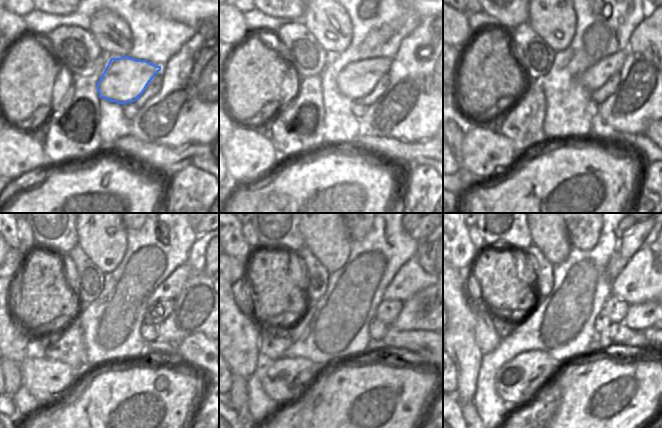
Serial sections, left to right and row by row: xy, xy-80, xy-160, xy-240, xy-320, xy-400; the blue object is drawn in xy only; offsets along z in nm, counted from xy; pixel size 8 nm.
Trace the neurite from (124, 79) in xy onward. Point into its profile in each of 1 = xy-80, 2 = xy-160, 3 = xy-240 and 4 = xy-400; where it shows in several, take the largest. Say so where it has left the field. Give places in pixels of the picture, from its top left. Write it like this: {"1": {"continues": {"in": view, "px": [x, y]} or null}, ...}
{"1": {"continues": {"in": "xy-80", "px": [357, 79]}}, "2": {"continues": {"in": "xy-160", "px": [594, 77]}}, "3": {"continues": {"in": "xy-240", "px": [169, 289]}}, "4": {"continues": {"in": "xy-400", "px": [642, 280]}}}

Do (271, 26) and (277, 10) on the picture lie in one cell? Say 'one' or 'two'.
two

